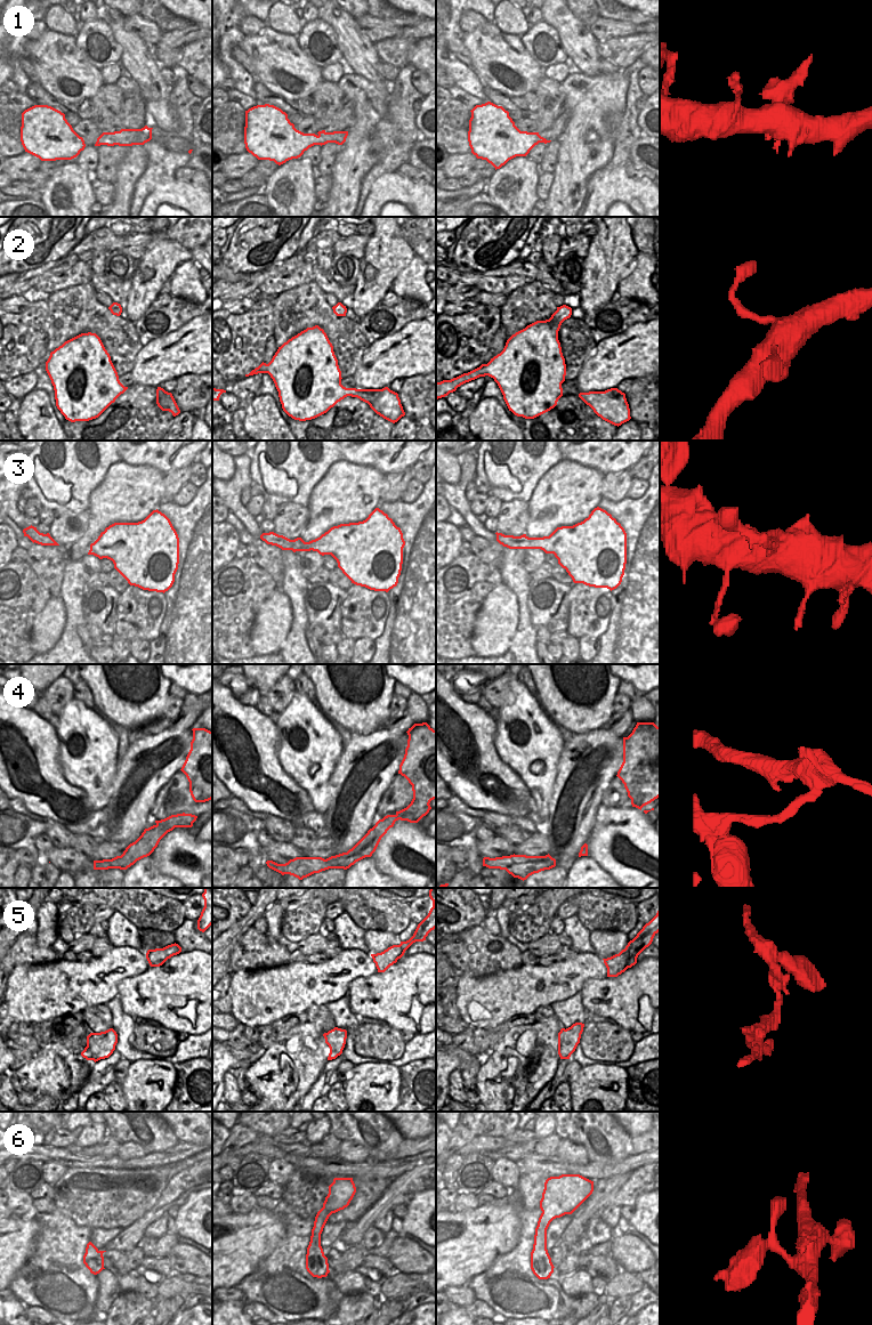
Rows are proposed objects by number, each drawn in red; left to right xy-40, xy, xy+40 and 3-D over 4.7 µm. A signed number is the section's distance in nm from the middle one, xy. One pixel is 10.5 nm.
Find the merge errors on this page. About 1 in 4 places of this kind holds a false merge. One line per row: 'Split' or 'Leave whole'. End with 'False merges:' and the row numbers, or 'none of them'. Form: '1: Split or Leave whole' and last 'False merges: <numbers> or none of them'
1: Split
2: Leave whole
3: Leave whole
4: Split
5: Split
6: Leave whole
False merges: 1, 4, 5.

